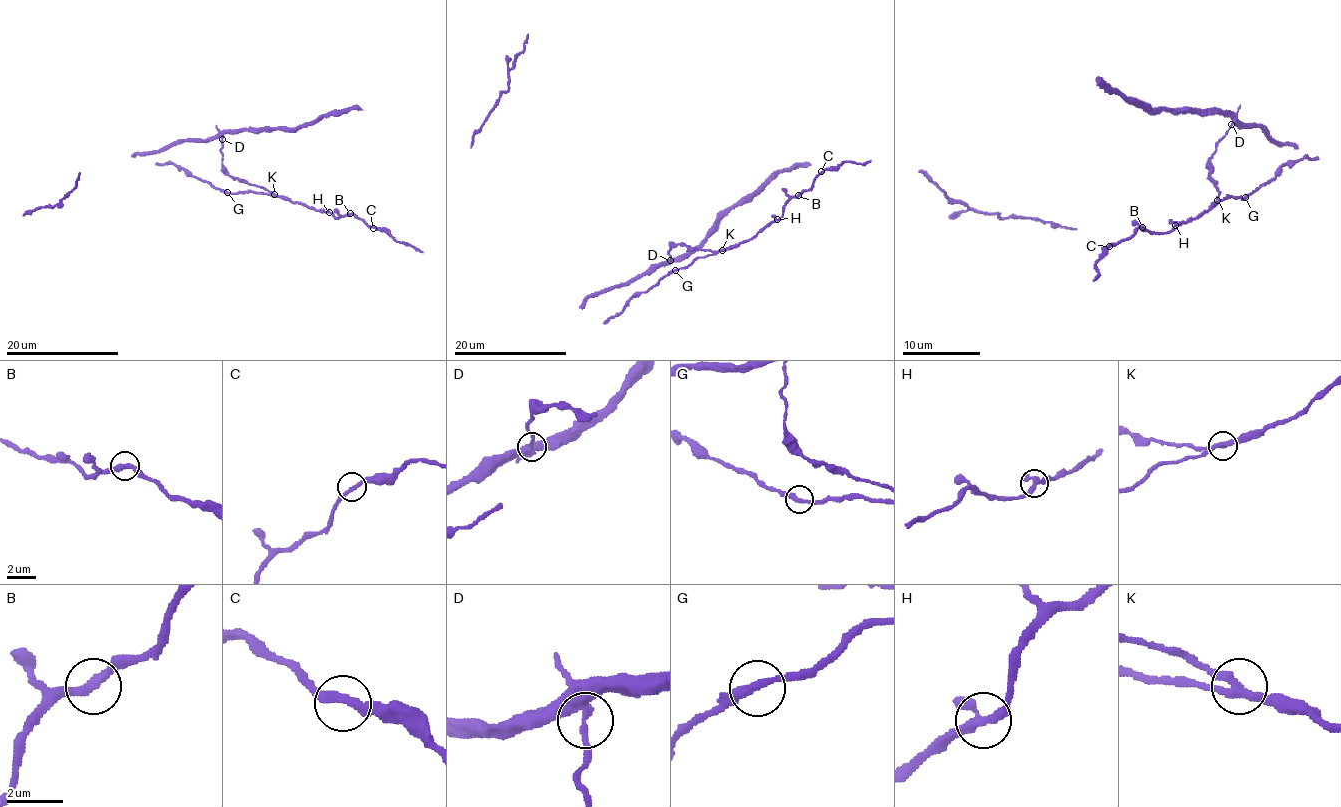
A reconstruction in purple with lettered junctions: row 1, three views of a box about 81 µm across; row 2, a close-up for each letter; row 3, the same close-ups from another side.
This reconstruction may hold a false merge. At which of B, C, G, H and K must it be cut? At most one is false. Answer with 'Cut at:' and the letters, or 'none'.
Cut at: K

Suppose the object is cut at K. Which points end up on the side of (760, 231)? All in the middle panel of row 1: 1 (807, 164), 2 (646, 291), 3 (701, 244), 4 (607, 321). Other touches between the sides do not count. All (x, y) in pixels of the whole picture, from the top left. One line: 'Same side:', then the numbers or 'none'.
Same side: 2, 4

